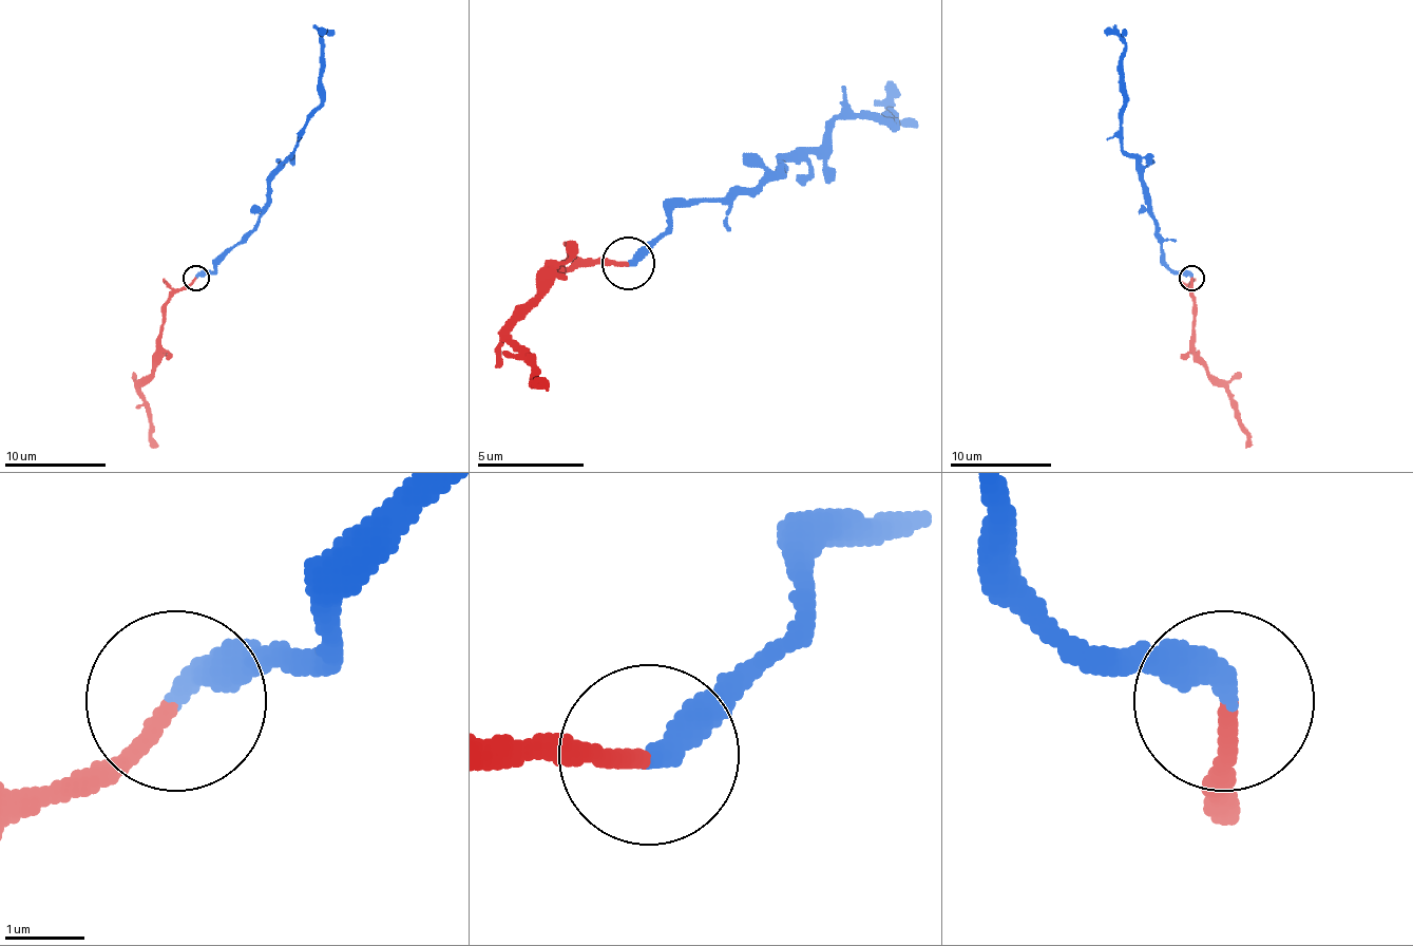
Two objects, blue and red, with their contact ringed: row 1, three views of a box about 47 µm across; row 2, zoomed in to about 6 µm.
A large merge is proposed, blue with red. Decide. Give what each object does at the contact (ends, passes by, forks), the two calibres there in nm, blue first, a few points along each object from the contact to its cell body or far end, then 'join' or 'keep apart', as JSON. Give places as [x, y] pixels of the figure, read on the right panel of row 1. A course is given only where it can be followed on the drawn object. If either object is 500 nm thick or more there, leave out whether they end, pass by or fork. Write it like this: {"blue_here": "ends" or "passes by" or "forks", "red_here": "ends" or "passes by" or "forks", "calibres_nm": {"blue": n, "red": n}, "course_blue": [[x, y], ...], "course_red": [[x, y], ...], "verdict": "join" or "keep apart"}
{"blue_here": "ends", "red_here": "ends", "calibres_nm": {"blue": 360, "red": 180}, "course_blue": [[1190, 278], [1175, 273], [1162, 260], [1158, 227], [1144, 202], [1142, 166], [1122, 148], [1124, 43], [1104, 31]], "course_red": [[1190, 278], [1192, 357], [1223, 388], [1249, 447]], "verdict": "join"}

